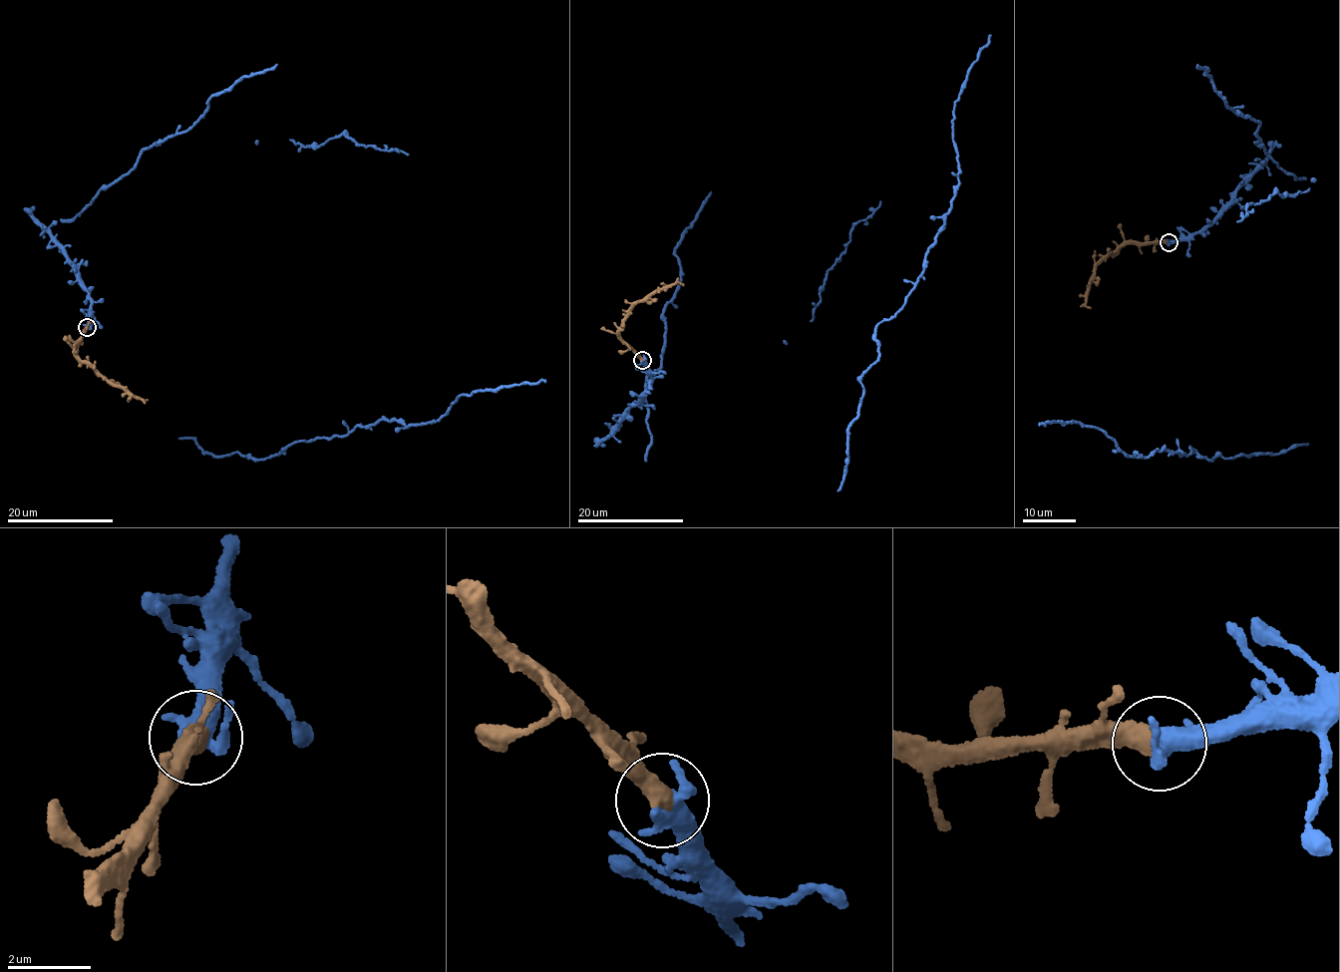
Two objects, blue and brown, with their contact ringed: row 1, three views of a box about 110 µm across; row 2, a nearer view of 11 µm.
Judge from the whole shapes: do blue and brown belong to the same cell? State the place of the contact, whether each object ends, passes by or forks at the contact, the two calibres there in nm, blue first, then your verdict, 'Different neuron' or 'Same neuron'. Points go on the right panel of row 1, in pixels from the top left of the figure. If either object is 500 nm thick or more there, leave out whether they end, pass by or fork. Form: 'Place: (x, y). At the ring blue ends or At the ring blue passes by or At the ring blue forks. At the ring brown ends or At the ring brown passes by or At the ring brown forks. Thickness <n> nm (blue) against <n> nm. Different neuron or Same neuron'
Place: (1169, 242). Thickness 420 nm (blue) against 550 nm. Same neuron

